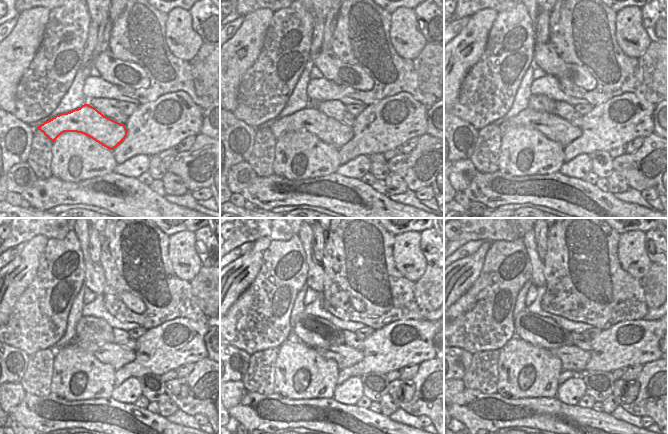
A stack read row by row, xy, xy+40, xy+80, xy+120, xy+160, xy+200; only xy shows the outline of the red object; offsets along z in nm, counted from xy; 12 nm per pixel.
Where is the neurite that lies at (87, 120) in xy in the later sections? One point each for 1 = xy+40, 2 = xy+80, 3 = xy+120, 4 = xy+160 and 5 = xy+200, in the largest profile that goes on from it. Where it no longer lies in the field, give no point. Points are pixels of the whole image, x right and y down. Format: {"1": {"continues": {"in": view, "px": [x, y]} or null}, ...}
{"1": {"continues": {"in": "xy+40", "px": [330, 131]}}, "2": {"continues": {"in": "xy+80", "px": [553, 127]}}, "3": {"continues": {"in": "xy+120", "px": [110, 353]}}, "4": {"continues": {"in": "xy+160", "px": [345, 356]}}, "5": {"continues": {"in": "xy+200", "px": [574, 359]}}}

